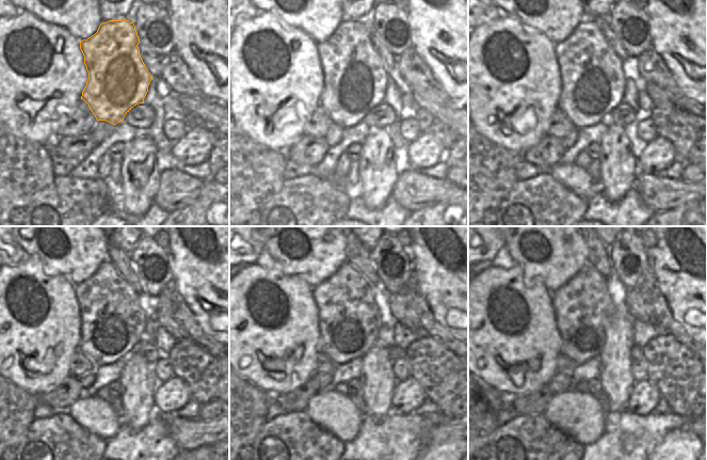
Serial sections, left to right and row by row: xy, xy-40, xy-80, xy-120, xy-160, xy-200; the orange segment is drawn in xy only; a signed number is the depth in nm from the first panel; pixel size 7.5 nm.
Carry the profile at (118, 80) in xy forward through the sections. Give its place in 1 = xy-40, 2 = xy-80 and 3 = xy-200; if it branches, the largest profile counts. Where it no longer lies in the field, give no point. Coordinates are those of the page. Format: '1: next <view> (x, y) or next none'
1: next xy-40 (354, 78)
2: next xy-80 (593, 81)
3: next xy-200 (583, 306)

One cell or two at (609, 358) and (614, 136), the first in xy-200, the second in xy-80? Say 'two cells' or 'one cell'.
one cell

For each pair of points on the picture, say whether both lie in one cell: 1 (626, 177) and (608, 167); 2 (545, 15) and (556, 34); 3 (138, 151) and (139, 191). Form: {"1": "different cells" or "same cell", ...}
{"1": "same cell", "2": "same cell", "3": "same cell"}

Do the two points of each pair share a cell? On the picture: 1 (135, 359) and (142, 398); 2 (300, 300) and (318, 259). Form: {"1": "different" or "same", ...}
{"1": "same", "2": "different"}

